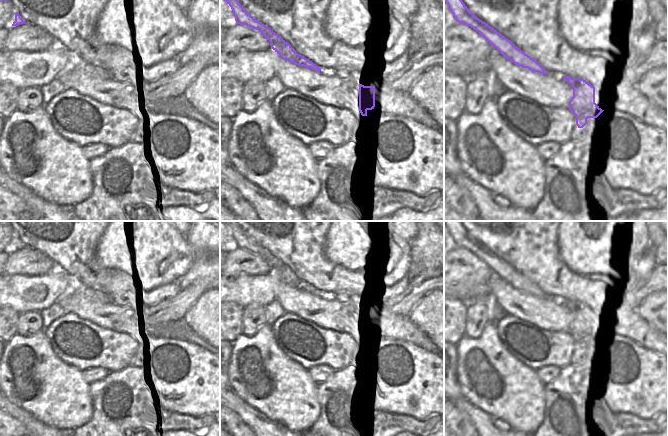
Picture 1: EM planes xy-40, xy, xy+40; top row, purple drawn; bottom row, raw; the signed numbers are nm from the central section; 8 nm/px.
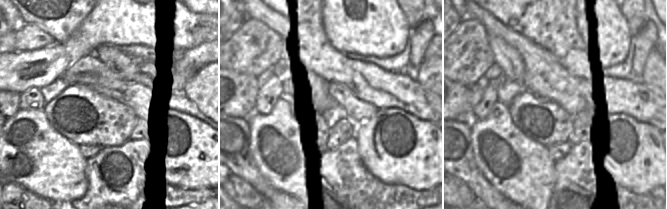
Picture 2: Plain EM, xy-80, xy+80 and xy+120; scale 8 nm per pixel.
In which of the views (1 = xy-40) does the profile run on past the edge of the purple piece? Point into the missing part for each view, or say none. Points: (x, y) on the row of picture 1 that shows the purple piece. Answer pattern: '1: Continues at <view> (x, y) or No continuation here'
1: No continuation here

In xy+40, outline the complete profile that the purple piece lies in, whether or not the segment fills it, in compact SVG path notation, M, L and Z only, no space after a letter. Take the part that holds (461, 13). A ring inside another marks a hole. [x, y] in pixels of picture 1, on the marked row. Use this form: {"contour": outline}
{"contour": "M445 0L455 20L476 30L491 46L514 64L532 72L546 74L545 68L520 50L513 42L469 11L462 0Z"}

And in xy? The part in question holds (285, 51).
{"contour": "M225 0L225 2L231 7L236 23L258 30L271 43L271 48L283 60L292 62L298 66L304 66L306 68L316 70L318 72L321 71L316 64L298 54L290 44L288 44L281 36L276 34L271 28L262 24L251 14L246 12L238 0Z"}

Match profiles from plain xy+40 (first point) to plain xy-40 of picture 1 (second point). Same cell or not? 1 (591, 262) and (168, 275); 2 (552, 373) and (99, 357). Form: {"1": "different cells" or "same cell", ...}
{"1": "different cells", "2": "different cells"}

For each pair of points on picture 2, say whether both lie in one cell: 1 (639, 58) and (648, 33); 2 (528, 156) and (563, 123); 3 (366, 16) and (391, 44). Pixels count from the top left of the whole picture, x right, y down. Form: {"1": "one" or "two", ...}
{"1": "one", "2": "two", "3": "one"}

